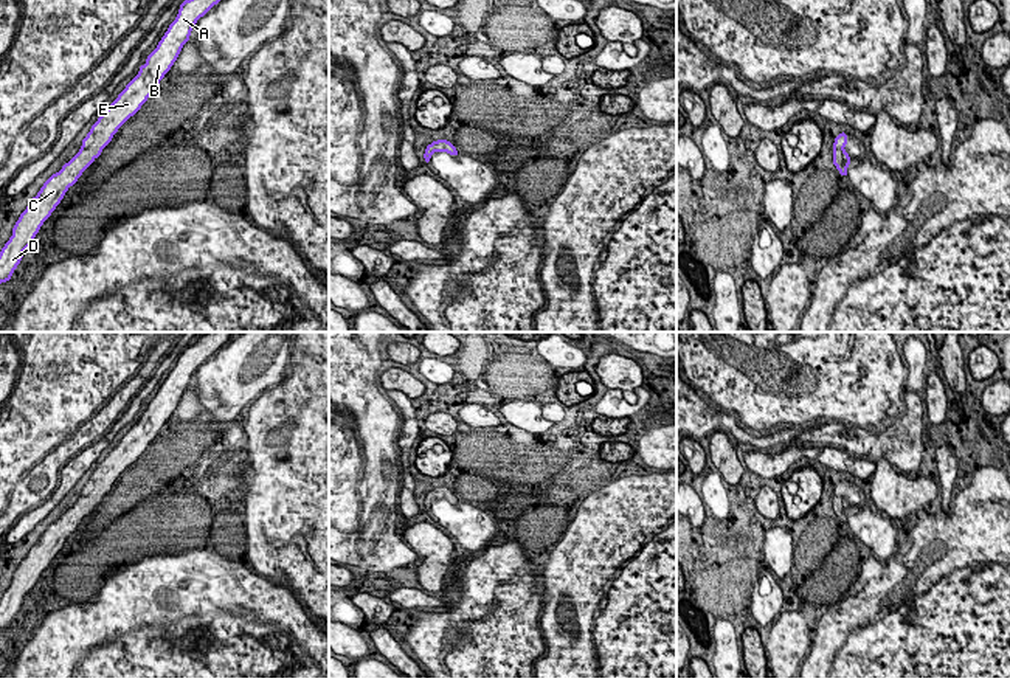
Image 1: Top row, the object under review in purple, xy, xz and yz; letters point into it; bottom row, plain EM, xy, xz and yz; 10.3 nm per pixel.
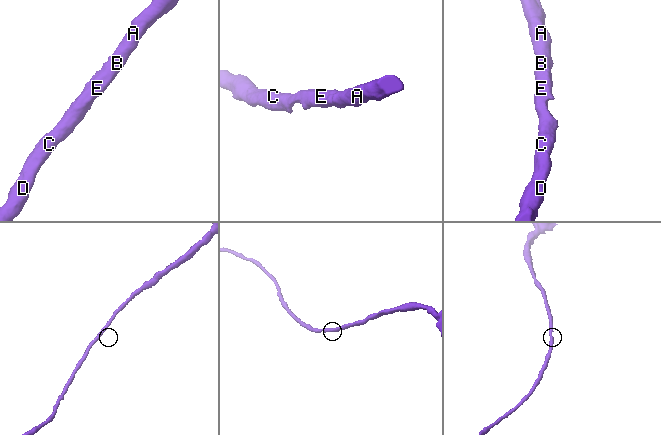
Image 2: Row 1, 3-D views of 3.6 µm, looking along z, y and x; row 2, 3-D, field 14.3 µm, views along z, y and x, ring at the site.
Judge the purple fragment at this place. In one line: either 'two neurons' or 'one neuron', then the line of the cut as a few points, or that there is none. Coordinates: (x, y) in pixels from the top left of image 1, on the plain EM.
one neuron; cut none

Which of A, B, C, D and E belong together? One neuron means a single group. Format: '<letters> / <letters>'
A B C D E

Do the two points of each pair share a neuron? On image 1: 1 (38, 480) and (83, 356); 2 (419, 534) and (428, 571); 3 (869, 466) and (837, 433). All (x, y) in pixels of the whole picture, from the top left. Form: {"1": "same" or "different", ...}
{"1": "different", "2": "same", "3": "different"}

